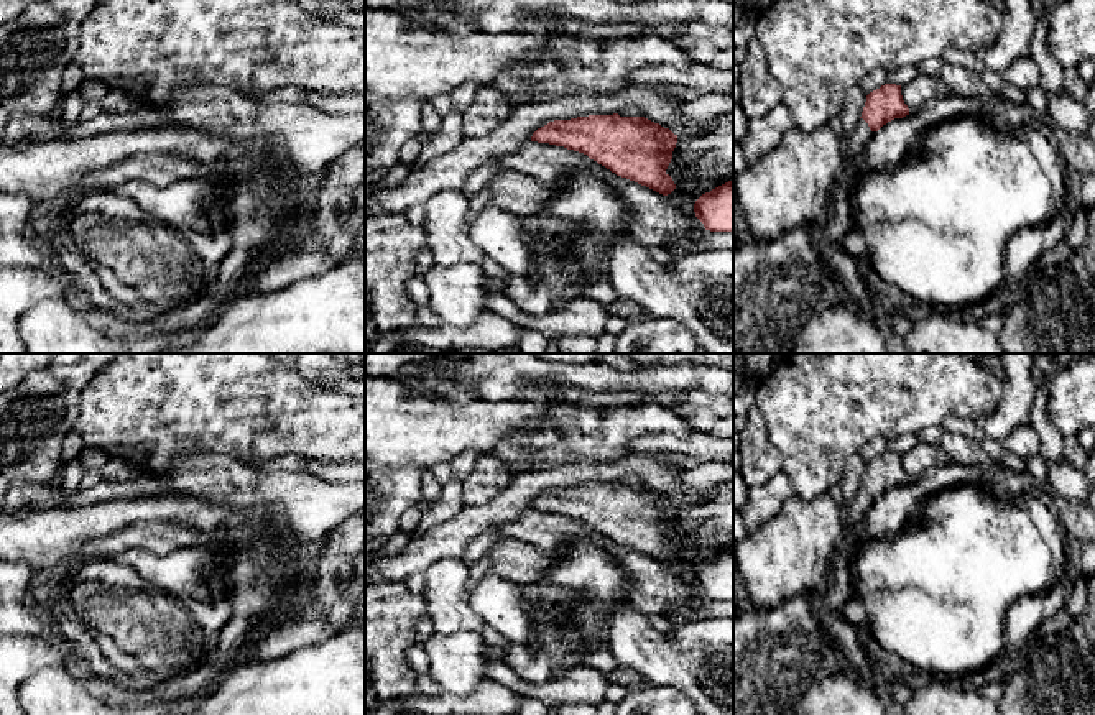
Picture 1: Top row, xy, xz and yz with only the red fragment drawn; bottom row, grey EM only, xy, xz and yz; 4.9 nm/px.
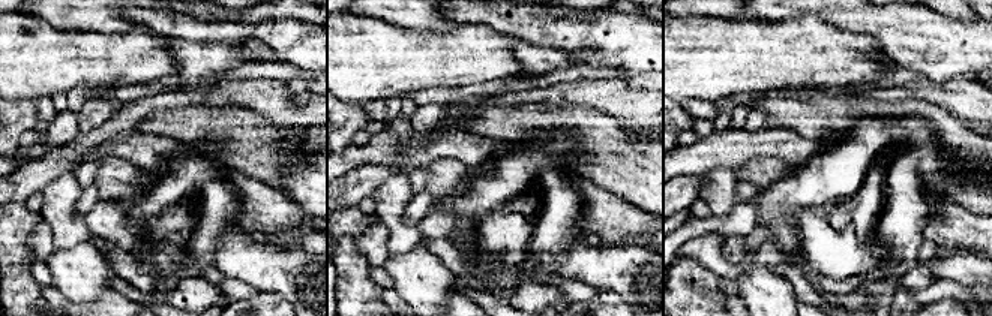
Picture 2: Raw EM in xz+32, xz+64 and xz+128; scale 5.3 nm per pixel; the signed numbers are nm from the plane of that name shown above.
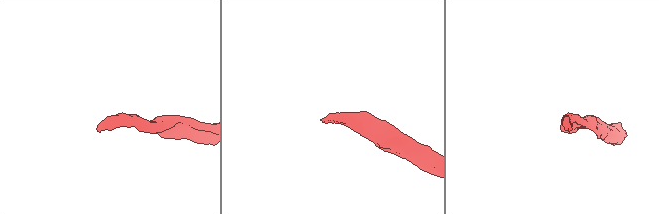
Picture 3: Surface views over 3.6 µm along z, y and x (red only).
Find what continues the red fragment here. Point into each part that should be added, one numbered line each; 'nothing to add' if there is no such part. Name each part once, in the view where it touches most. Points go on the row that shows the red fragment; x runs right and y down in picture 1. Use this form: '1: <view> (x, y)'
1: yz (855, 145)

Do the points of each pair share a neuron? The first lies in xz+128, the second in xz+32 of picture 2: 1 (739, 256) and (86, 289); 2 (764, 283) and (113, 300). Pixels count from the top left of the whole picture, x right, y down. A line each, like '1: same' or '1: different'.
1: different
2: different

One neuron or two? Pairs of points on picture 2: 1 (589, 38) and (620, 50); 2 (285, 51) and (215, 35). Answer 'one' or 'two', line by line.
1: one
2: one

